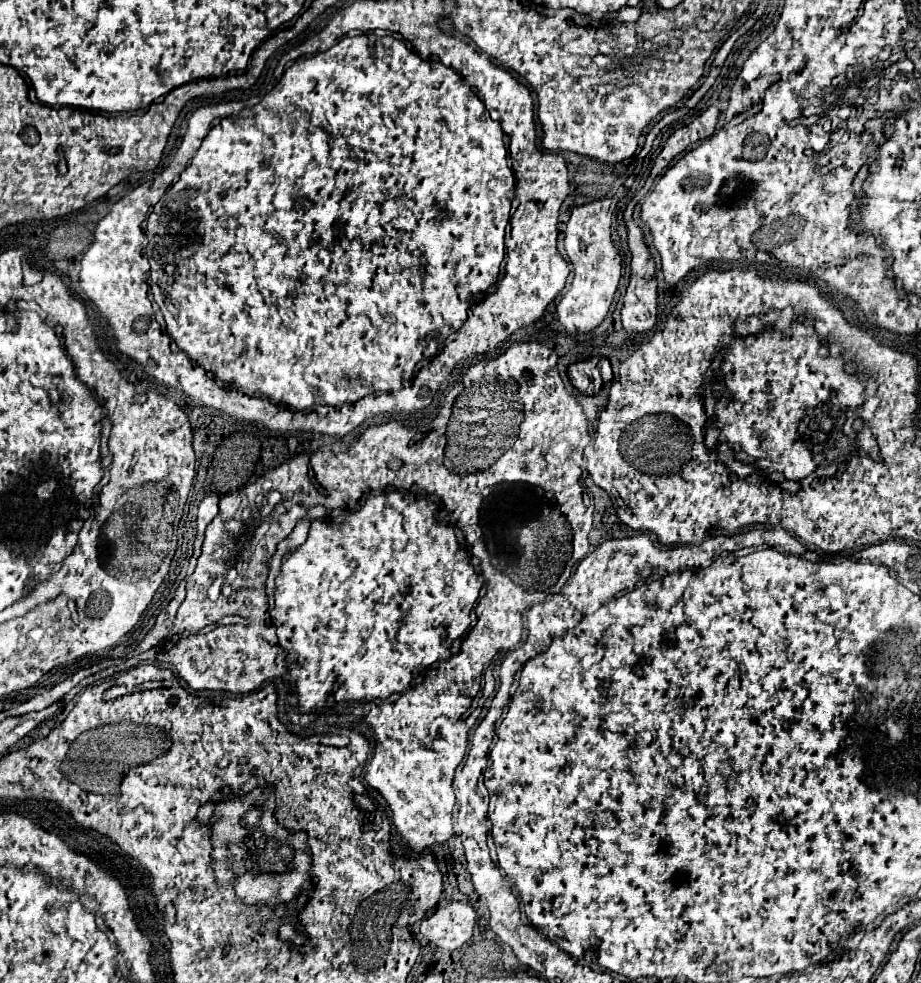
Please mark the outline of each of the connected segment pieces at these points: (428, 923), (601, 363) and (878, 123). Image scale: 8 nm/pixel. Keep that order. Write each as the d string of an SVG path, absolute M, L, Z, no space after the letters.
M462 902L440 904L424 922L420 922L420 932L424 938L438 948L458 950L472 936L476 926L476 912L472 906Z
M592 356L582 362L568 366L568 378L572 386L584 394L596 394L604 384L610 384L612 368L610 360L604 356Z
M881 118L870 119L866 122L866 129L873 133L873 141L875 144L879 144L884 140L882 128L884 126Z

